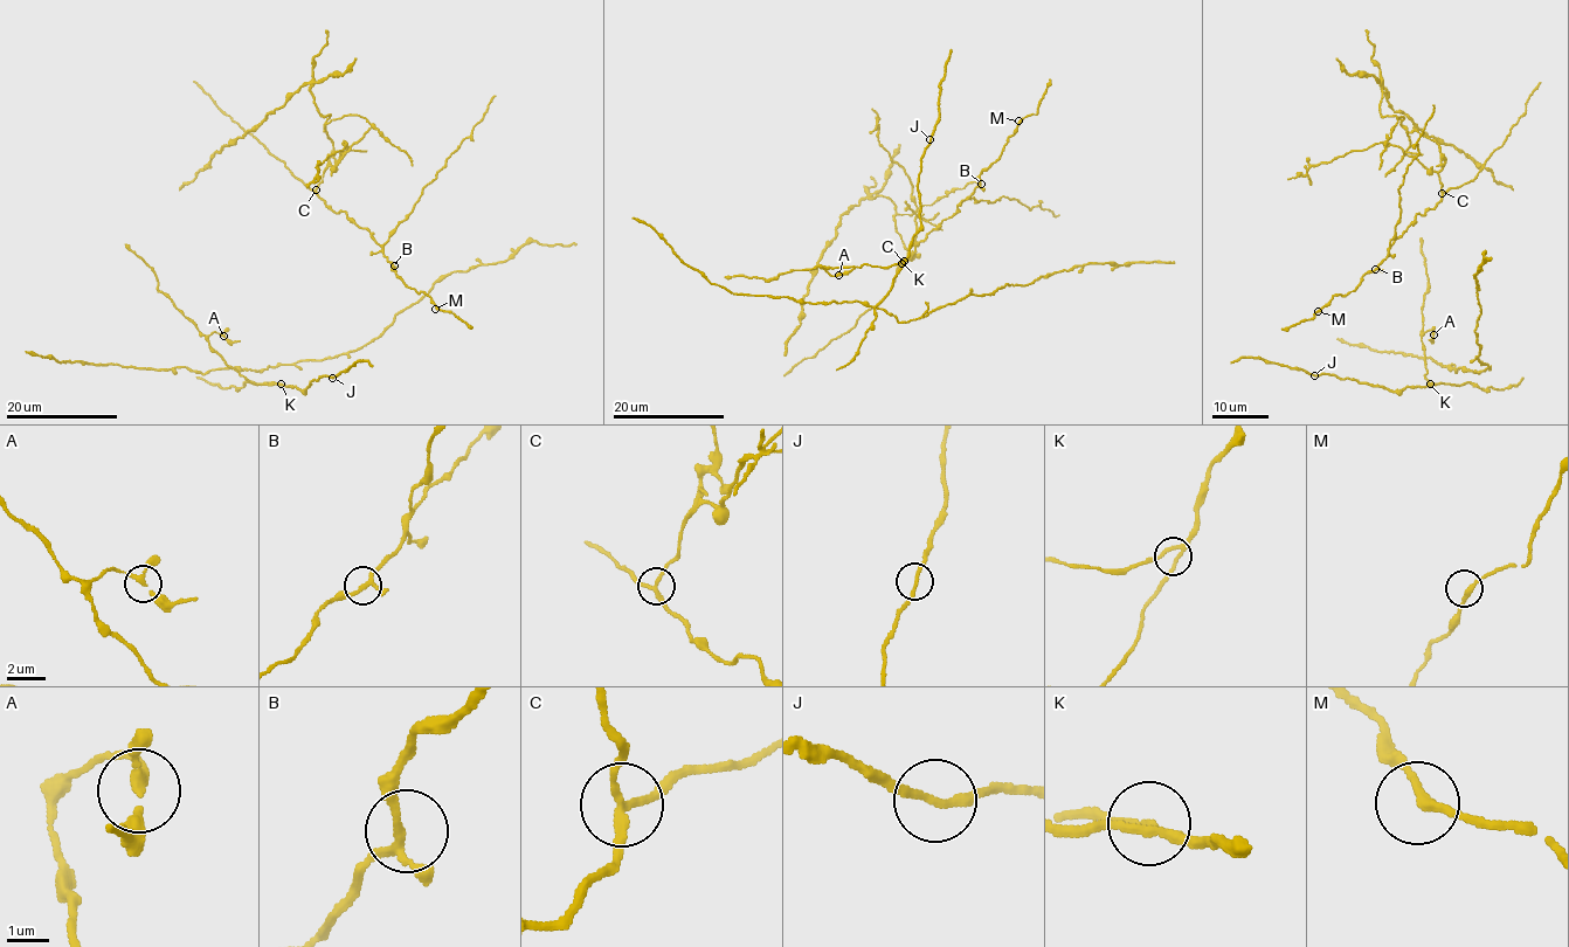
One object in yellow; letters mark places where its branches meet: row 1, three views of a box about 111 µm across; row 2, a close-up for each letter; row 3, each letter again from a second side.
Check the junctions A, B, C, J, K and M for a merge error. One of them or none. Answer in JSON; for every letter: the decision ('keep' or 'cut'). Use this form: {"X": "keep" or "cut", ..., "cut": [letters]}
{"A": "keep", "B": "keep", "C": "cut", "J": "keep", "K": "keep", "M": "keep", "cut": ["C"]}

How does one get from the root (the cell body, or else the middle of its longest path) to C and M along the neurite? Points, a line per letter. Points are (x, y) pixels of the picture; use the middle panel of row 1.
C: (980, 185), (958, 212), (916, 246), (913, 255), (903, 261)
M: (980, 185), (981, 171), (999, 158), (1018, 121)

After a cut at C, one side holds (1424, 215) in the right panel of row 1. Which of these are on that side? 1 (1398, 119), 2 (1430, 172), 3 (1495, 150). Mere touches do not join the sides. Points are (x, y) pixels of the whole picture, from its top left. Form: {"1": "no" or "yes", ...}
{"1": "no", "2": "no", "3": "yes"}

